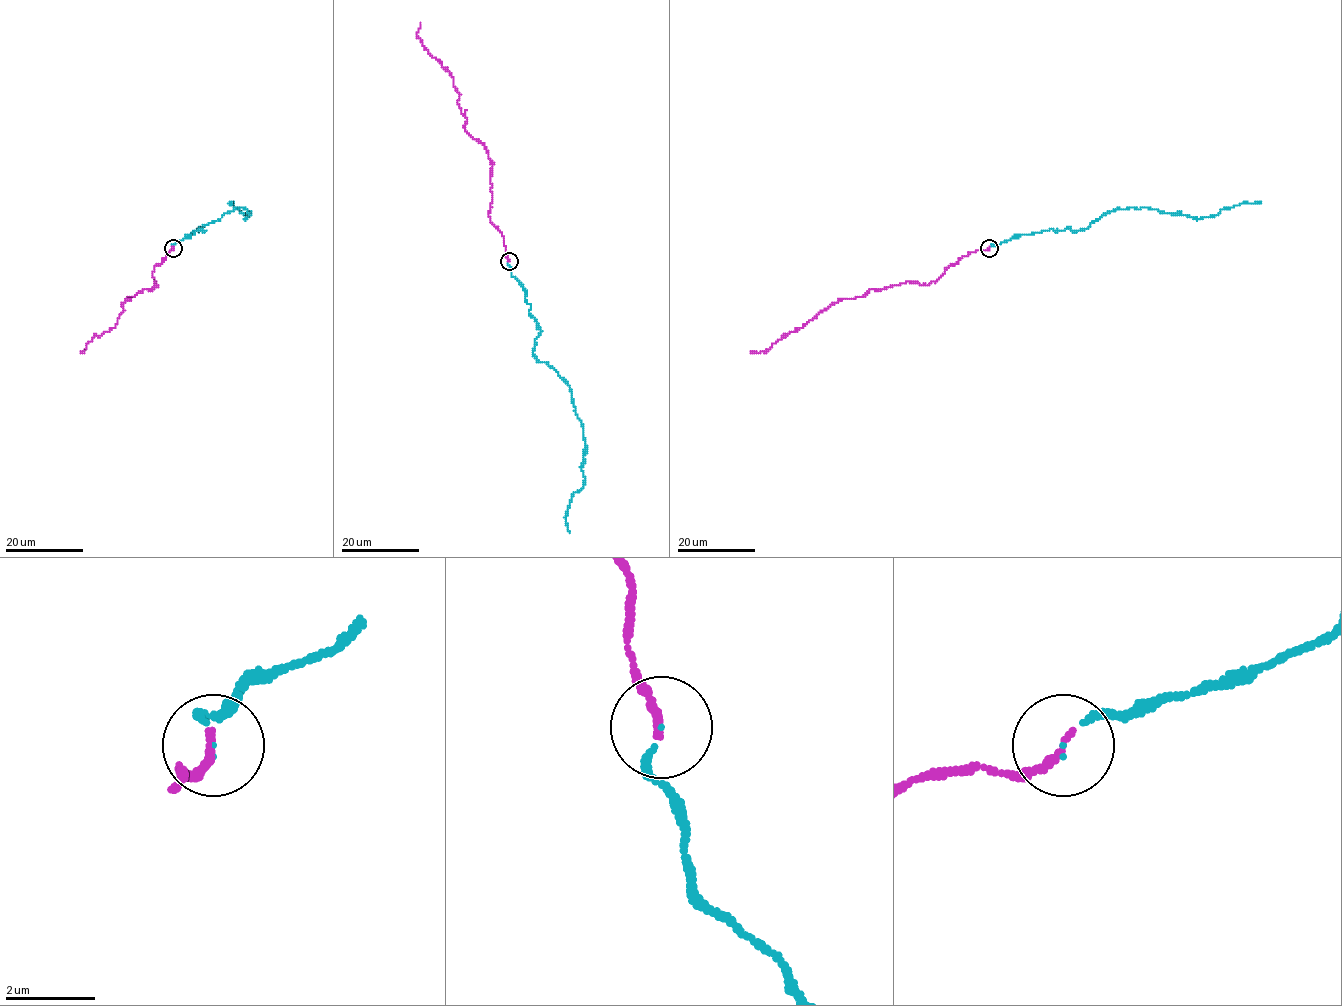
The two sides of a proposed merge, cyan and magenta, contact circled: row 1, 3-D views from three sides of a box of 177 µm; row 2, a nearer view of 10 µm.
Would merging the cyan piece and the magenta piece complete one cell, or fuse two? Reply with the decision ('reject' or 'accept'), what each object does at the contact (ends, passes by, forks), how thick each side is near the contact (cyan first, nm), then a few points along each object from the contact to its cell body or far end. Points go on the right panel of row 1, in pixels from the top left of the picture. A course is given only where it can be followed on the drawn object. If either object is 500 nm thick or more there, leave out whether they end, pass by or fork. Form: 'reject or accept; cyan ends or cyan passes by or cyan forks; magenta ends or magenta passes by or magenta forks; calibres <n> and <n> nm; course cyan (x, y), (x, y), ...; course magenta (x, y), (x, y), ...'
accept; cyan ends; magenta ends; calibres 70 and 180 nm; course cyan (989, 247), (1051, 228), (1083, 230), (1105, 213), (1132, 207), (1195, 218), (1210, 217), (1236, 205), (1261, 203); course magenta (989, 247), (961, 257), (928, 284), (905, 281), (846, 298), (784, 335), (769, 348), (750, 351)

